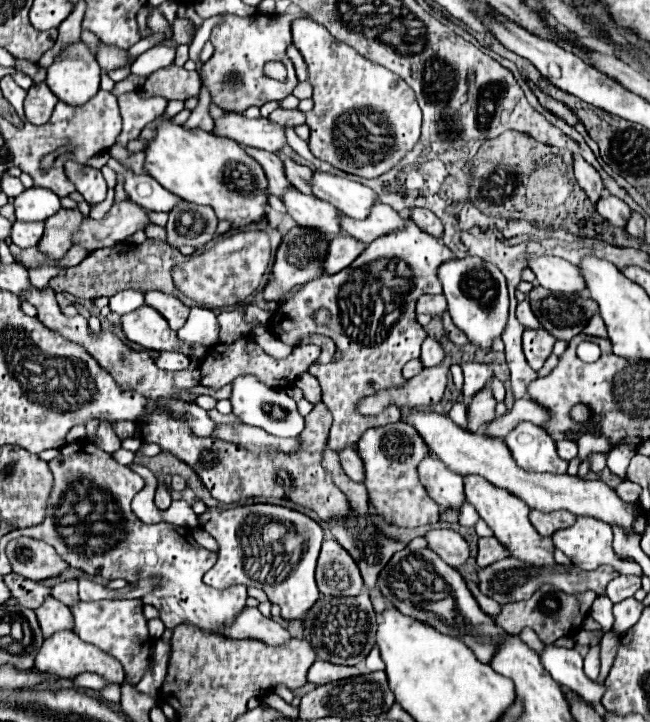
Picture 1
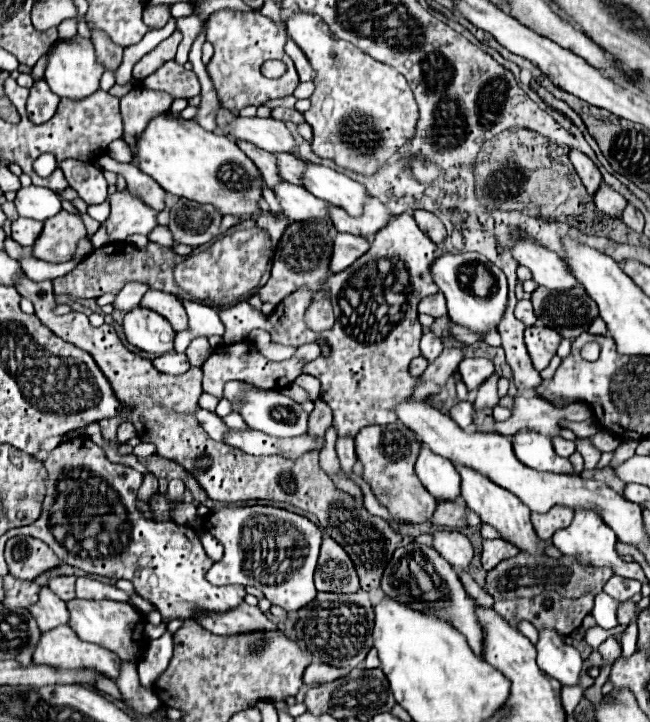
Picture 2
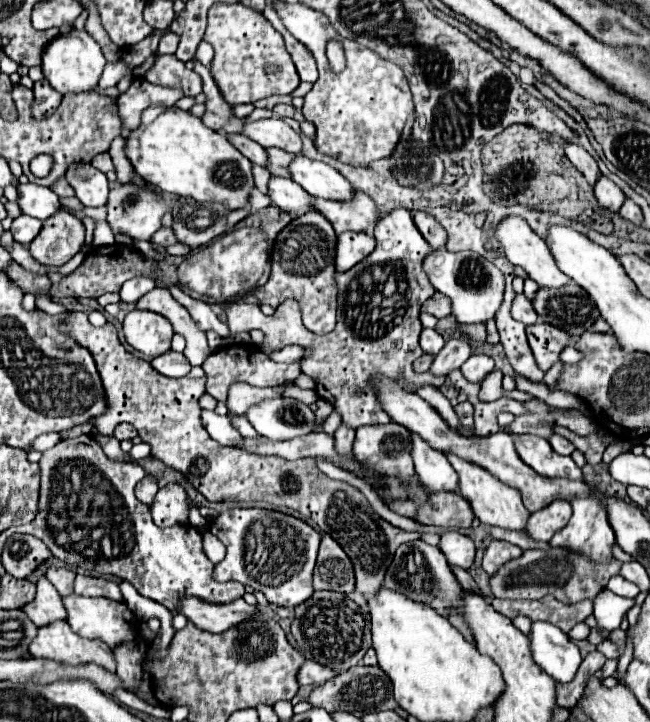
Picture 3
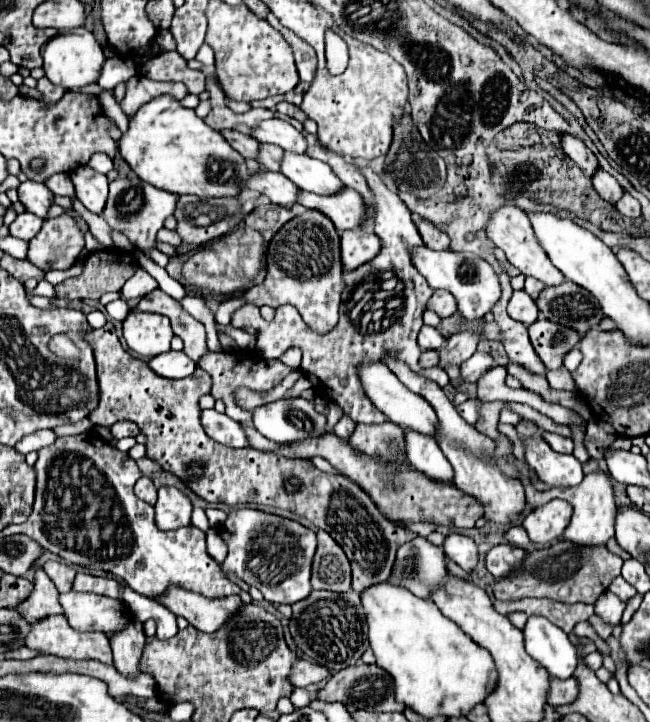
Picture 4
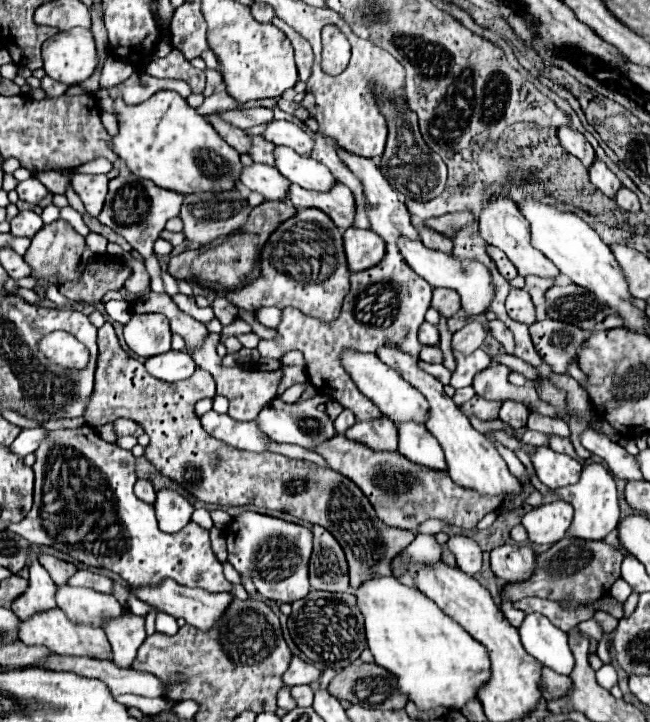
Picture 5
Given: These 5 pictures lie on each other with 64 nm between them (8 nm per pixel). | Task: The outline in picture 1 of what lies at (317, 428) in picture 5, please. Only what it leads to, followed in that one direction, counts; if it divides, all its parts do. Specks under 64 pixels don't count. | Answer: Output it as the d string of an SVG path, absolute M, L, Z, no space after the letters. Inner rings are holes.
M238 376L232 384L234 384L234 390L232 390L232 396L230 396L232 412L244 424L262 428L268 434L278 436L278 438L294 438L294 436L300 436L300 432L304 430L304 418L298 414L296 402L290 396L286 396L284 390L268 388L266 384L258 382L254 376Z

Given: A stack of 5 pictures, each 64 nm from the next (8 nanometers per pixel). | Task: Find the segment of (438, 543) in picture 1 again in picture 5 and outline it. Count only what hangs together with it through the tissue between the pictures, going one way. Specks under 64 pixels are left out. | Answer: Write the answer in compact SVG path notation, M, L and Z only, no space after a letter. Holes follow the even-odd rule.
M452 536L448 540L448 548L456 556L456 564L466 574L476 574L482 568L482 550L480 546L466 536Z

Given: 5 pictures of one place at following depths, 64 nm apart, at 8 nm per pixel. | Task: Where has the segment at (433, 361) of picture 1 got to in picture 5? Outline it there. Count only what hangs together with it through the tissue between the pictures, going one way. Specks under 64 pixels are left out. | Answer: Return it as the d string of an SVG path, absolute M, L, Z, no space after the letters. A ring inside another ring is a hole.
M424 322L420 328L418 328L418 340L422 346L436 346L438 340L440 340L440 332L434 324L430 322Z

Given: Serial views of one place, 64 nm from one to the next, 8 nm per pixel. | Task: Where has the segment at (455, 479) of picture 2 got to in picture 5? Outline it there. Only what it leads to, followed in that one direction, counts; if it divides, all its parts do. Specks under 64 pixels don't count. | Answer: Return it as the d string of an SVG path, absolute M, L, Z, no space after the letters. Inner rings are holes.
M412 420L398 424L398 452L406 456L408 460L434 468L434 470L446 470L444 452L438 444L438 440L422 426L414 424Z

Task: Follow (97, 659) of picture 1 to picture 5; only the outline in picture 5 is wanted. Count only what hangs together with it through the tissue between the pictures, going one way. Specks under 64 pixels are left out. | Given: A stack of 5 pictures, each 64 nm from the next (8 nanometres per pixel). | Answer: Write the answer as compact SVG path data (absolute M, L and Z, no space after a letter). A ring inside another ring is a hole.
M60 608L38 612L26 620L20 620L18 640L28 646L46 646L52 652L66 654L66 656L88 656L88 658L98 658L98 660L110 658L110 646L108 646L104 630L72 622L66 618L66 614Z

